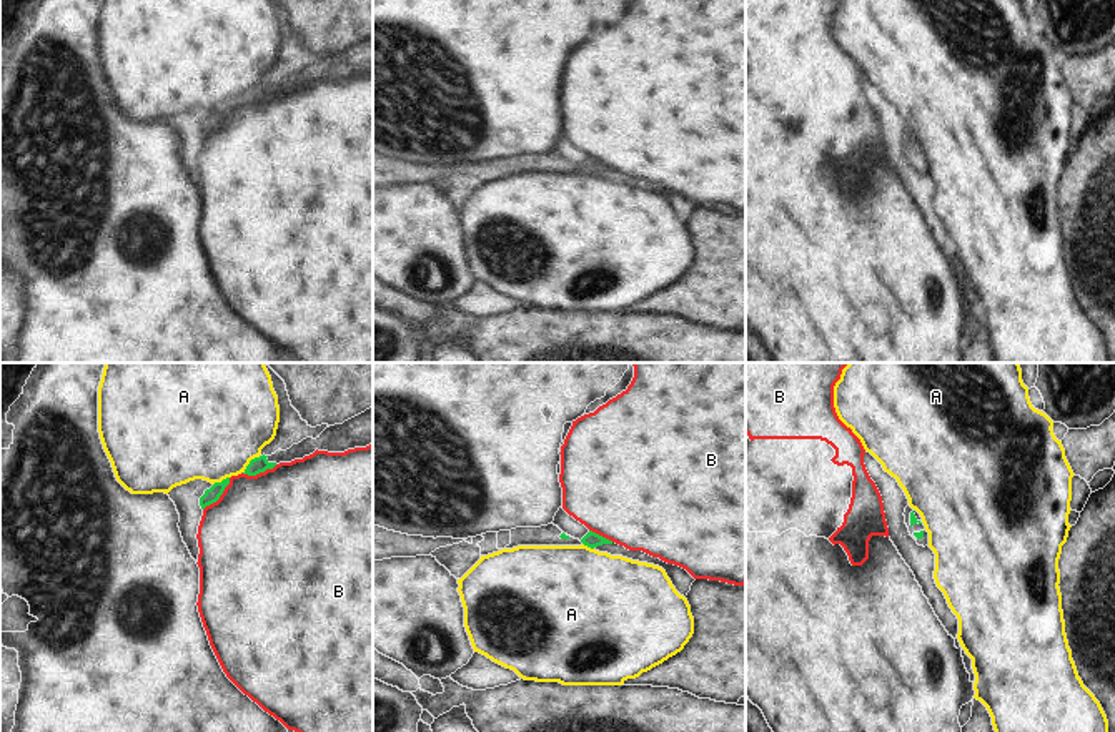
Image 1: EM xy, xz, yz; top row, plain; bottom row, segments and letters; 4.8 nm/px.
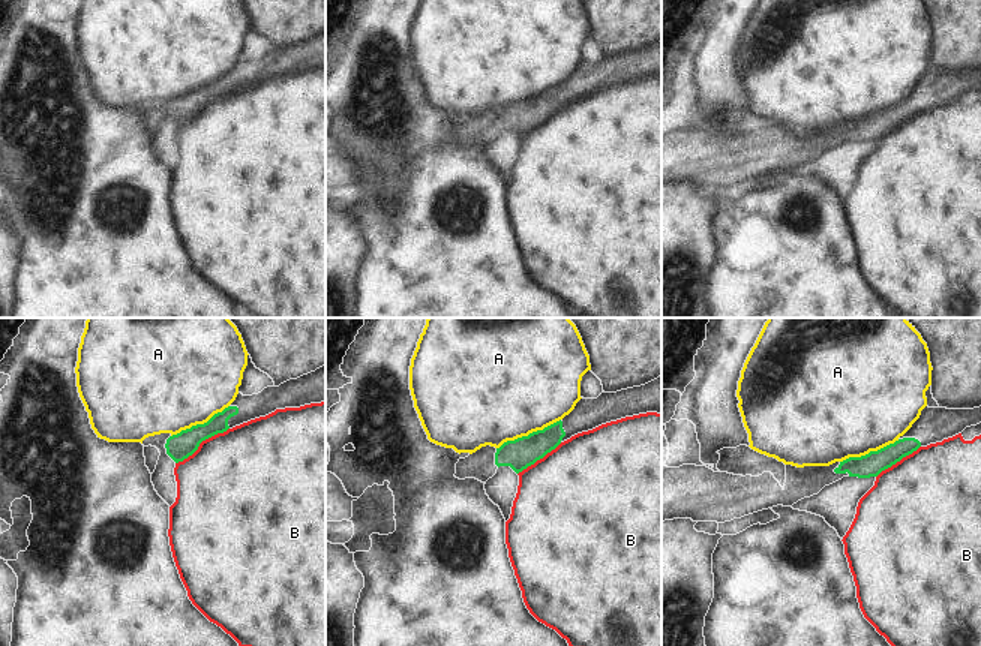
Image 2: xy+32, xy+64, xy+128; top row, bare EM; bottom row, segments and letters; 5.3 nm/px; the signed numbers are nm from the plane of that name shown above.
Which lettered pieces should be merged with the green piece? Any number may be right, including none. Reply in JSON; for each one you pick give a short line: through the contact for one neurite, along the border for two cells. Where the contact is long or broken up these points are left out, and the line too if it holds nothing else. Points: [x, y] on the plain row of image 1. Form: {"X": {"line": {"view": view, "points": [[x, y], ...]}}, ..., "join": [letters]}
{"join": []}

